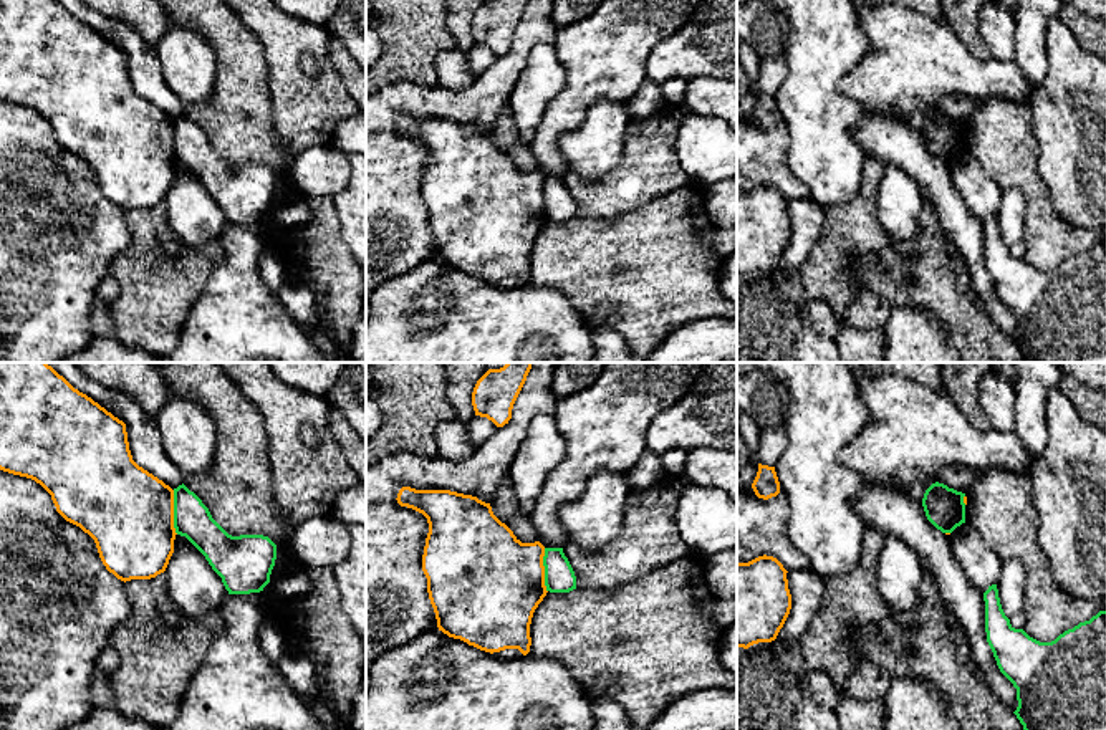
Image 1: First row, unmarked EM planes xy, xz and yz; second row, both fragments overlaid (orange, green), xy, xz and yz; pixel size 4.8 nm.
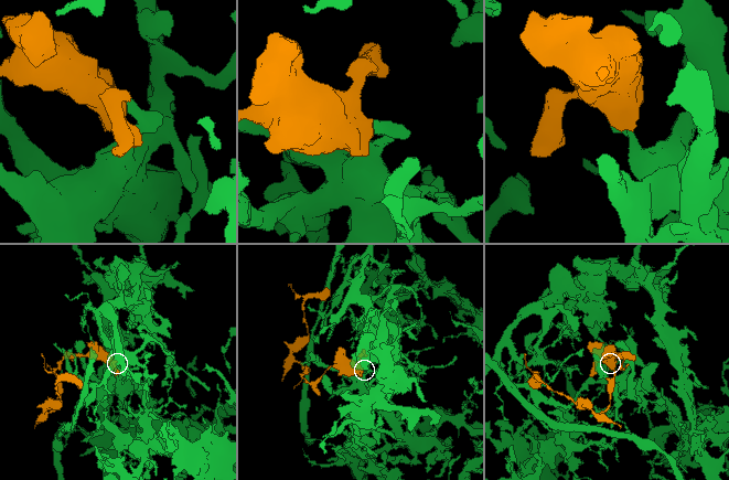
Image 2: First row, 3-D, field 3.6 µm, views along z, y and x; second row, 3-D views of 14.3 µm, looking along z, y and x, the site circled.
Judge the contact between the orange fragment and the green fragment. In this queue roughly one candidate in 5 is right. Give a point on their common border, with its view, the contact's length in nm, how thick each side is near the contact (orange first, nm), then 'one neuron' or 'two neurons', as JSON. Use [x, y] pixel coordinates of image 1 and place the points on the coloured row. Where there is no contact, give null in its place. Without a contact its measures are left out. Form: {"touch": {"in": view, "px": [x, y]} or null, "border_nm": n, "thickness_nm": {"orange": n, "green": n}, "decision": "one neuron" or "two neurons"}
{"touch": {"in": "xy", "px": [173, 512]}, "border_nm": 220, "thickness_nm": {"orange": 440, "green": 180}, "decision": "two neurons"}

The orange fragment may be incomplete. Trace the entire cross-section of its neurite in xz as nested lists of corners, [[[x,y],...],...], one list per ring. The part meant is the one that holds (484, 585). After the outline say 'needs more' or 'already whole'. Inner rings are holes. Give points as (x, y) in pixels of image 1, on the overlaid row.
[[[402,487],[396,500],[422,513],[429,523],[422,571],[439,631],[490,654],[518,649],[527,656],[533,612],[548,593],[545,546],[540,541],[522,543],[493,515],[490,503],[472,495]]] | already whole

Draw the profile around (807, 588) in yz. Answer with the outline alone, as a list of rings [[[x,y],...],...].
[[[810,568],[790,569],[786,579],[791,594],[791,609],[775,642],[796,641],[801,637],[815,614],[821,609],[826,596],[825,581]]]

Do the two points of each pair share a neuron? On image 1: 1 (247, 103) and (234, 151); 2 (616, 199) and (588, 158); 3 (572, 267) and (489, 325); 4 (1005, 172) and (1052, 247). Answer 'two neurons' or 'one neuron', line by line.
1: one neuron
2: two neurons
3: two neurons
4: one neuron

